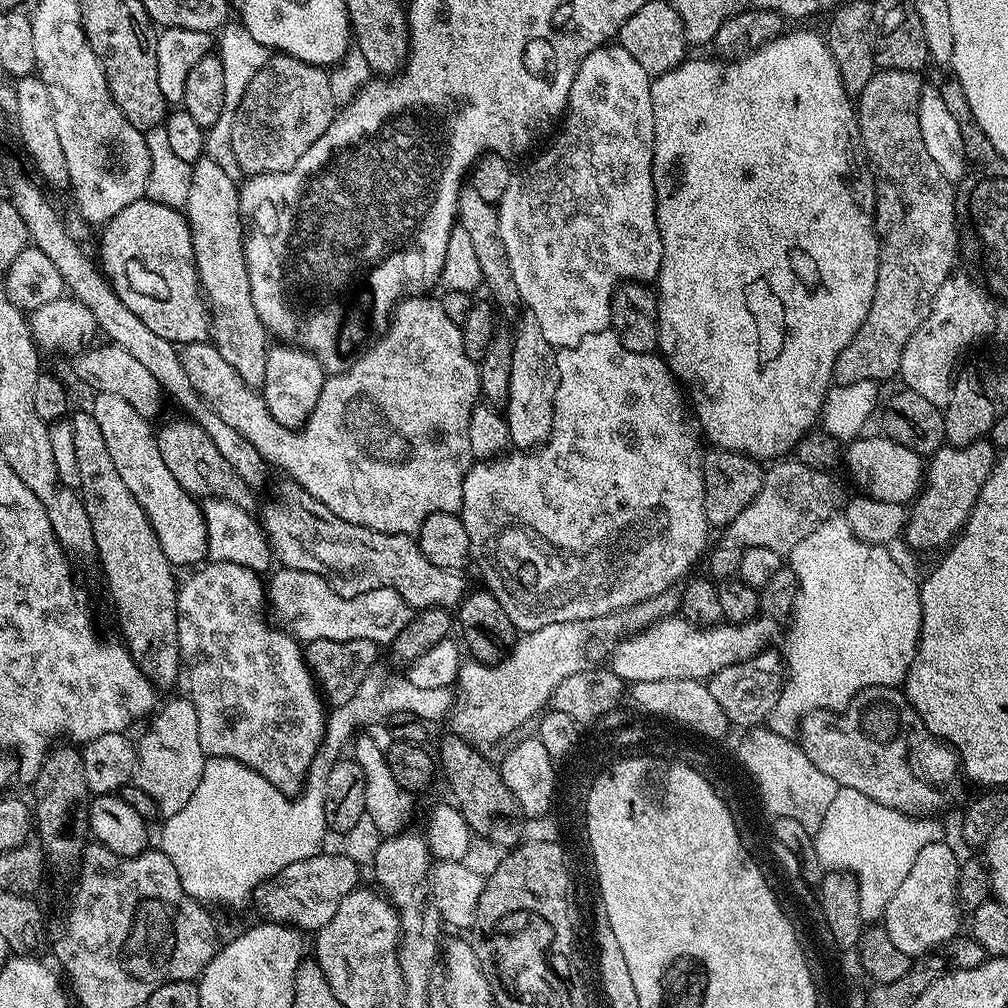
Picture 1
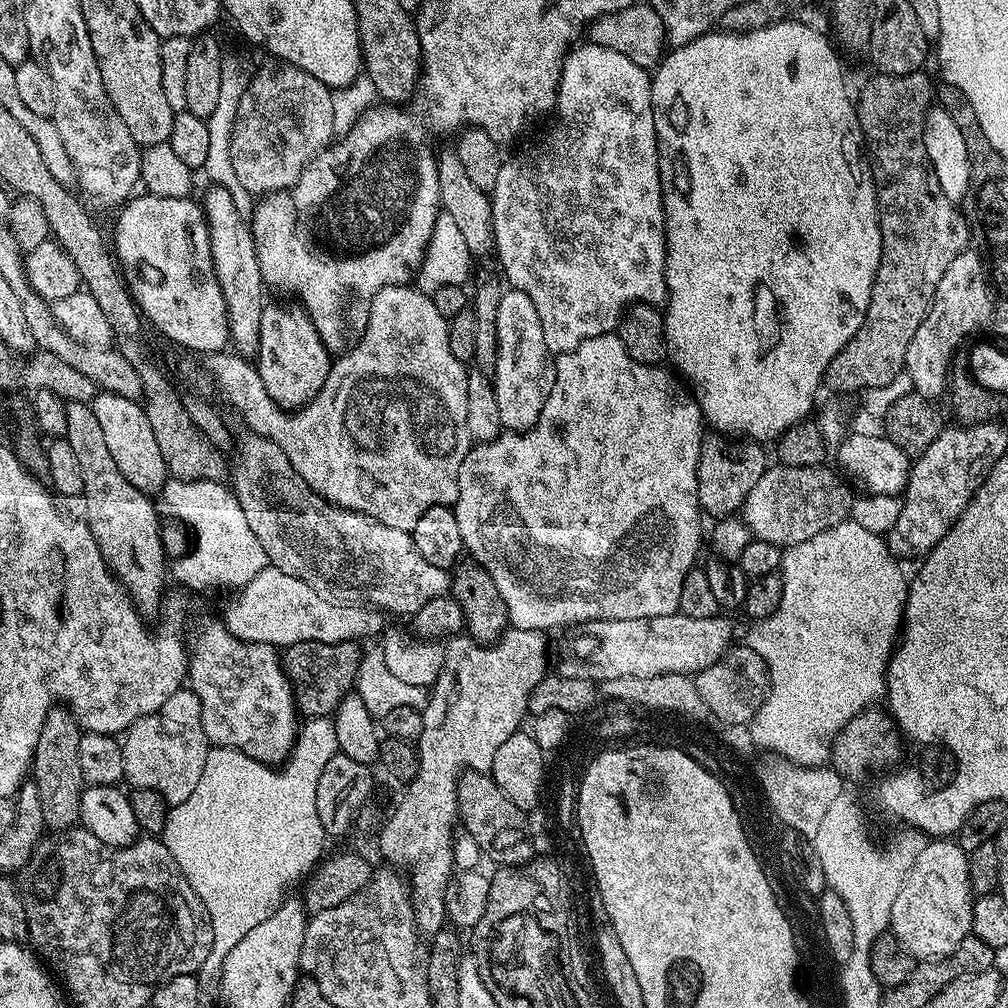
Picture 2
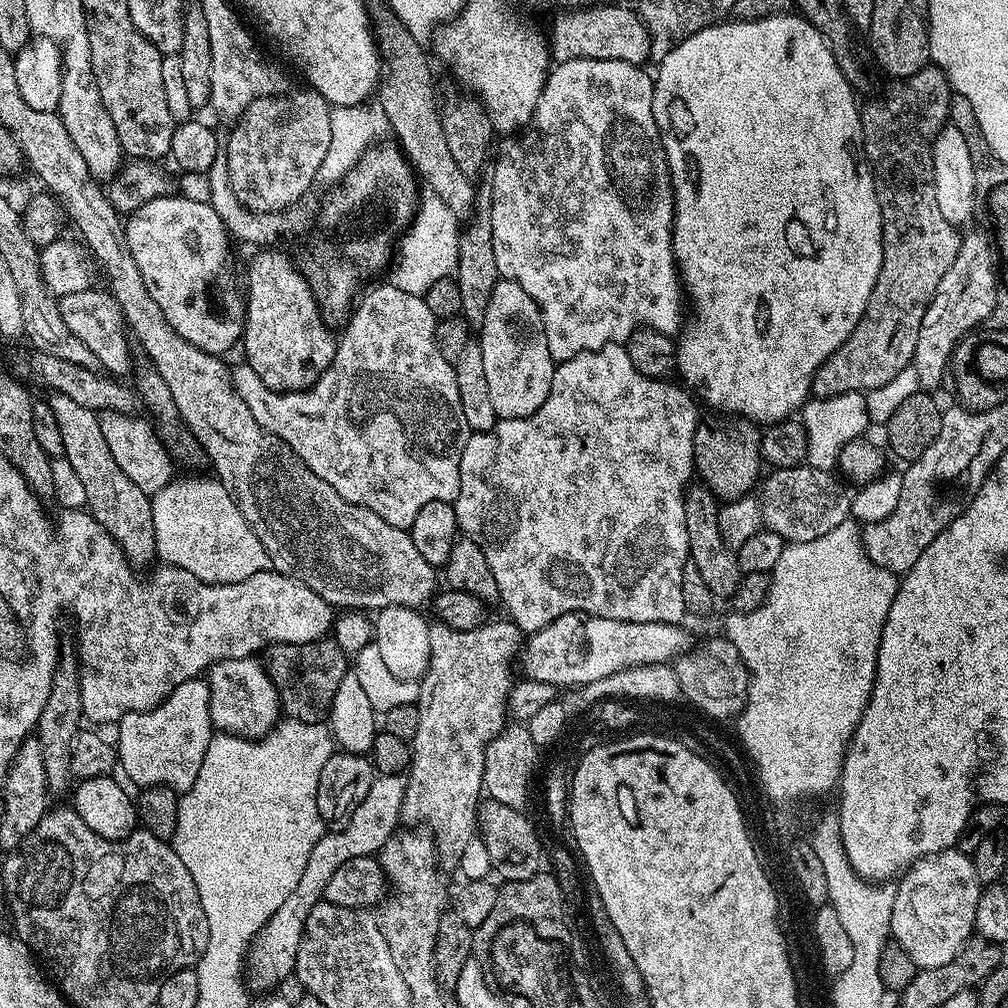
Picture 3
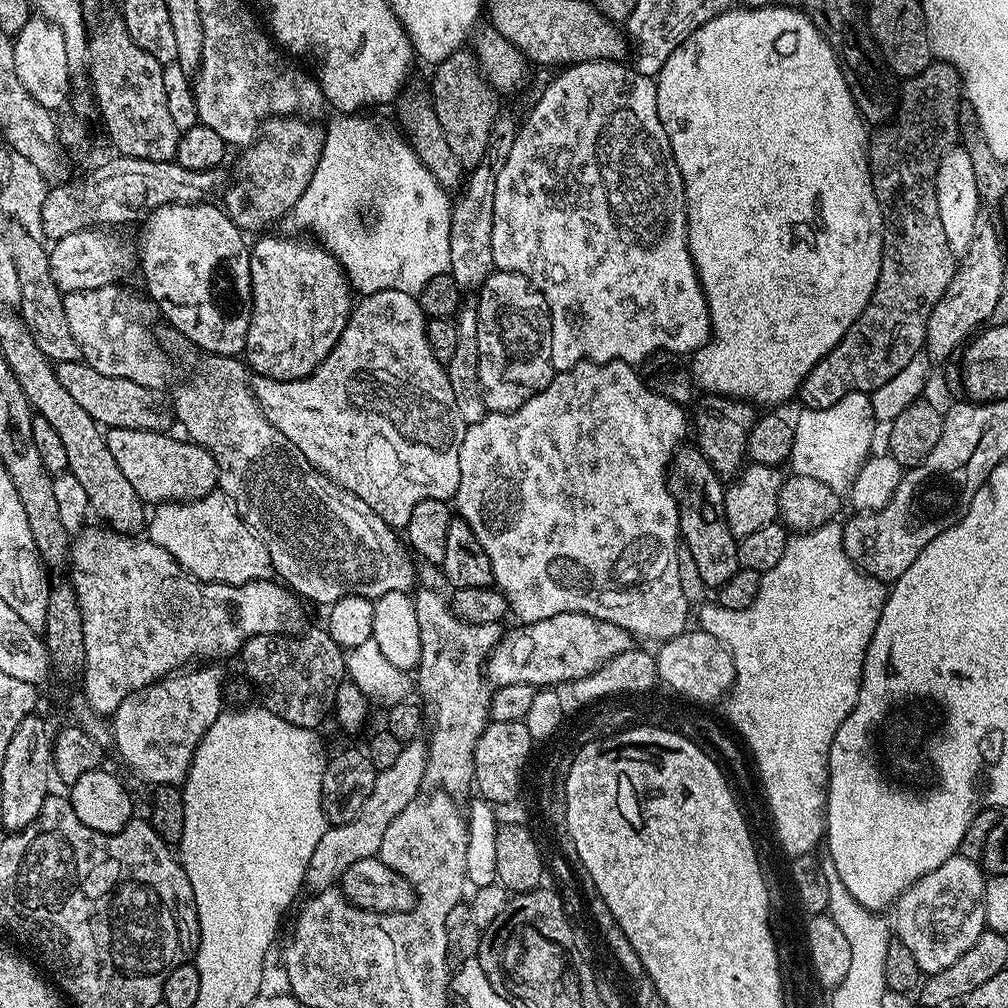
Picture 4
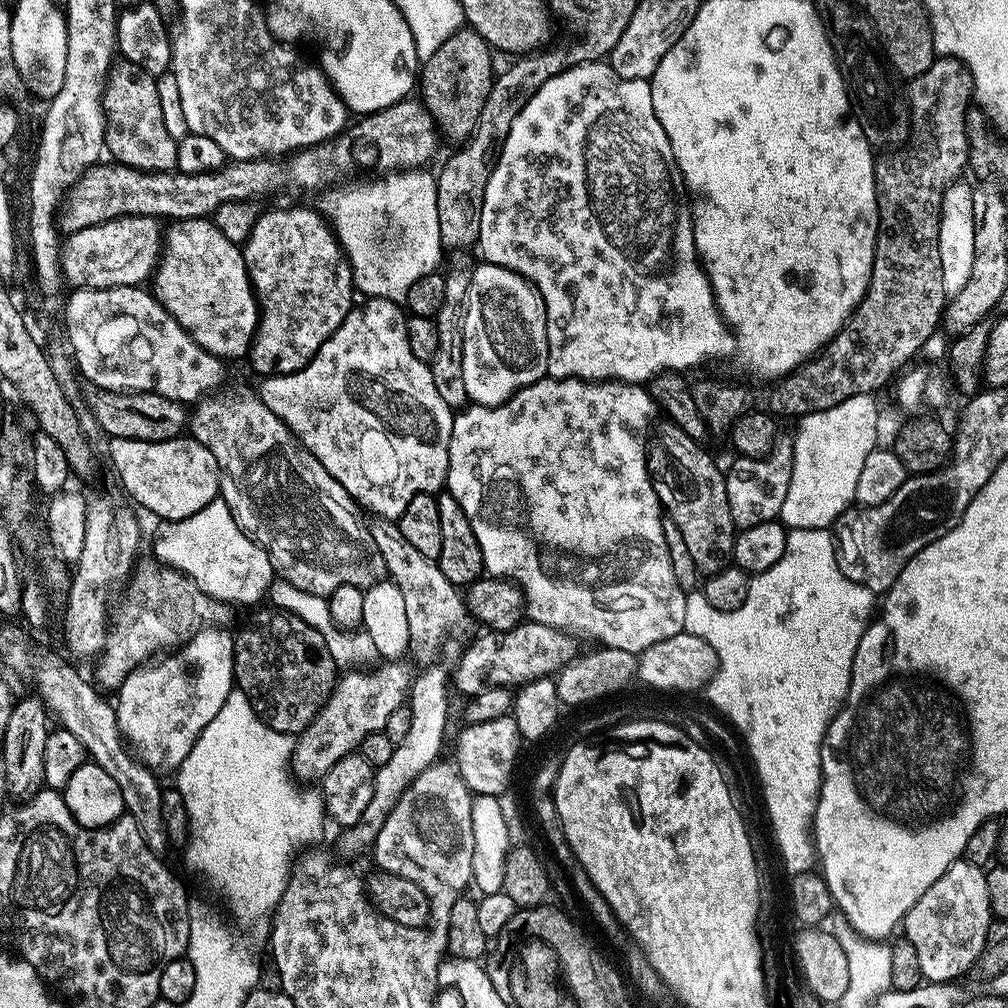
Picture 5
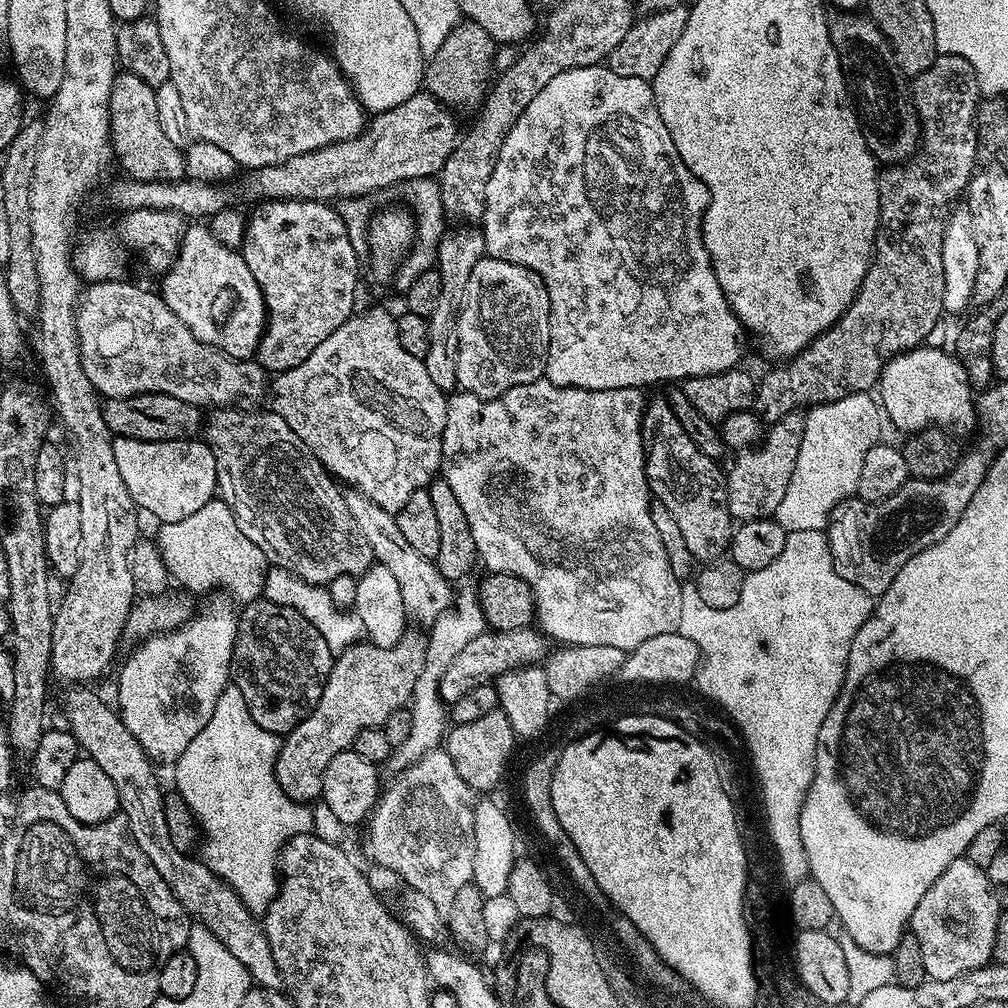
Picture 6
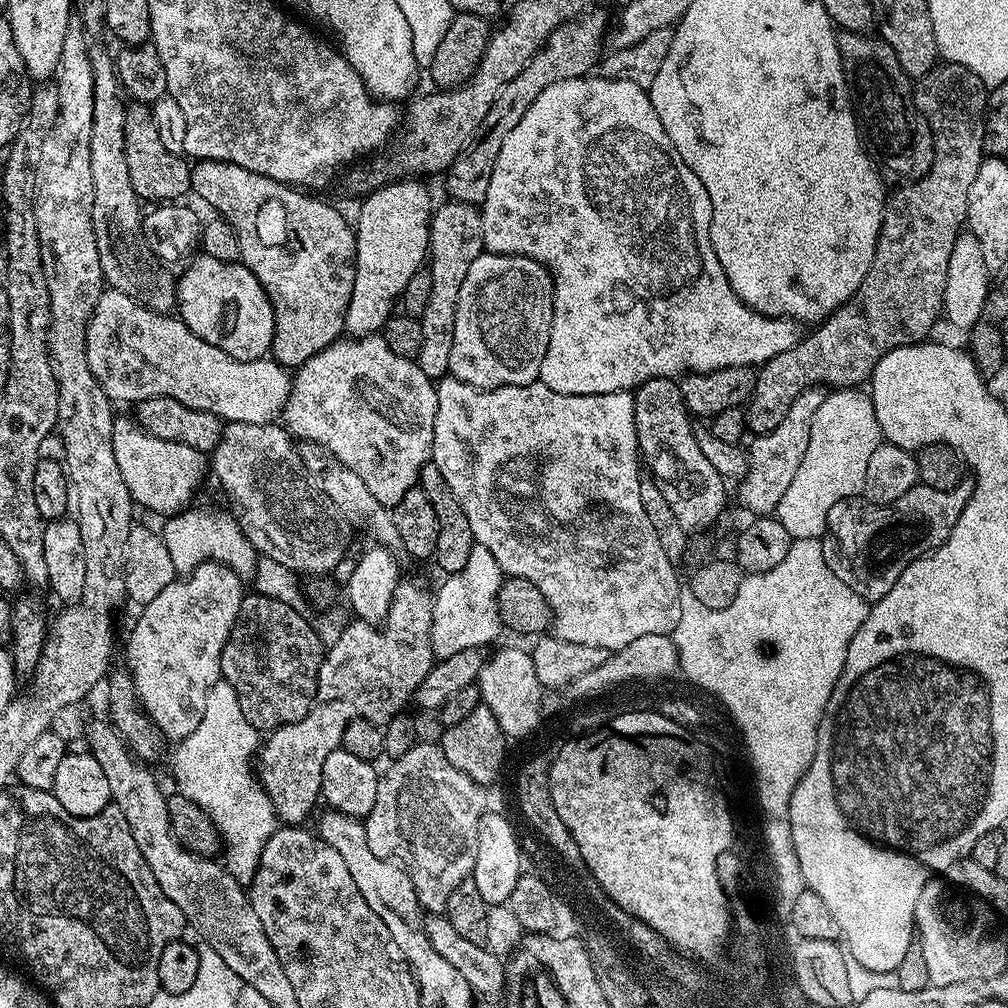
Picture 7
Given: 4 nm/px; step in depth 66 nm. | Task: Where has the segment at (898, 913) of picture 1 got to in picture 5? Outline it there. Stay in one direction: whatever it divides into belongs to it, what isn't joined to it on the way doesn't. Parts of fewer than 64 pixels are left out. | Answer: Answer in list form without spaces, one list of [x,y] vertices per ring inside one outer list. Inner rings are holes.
[[[963,858],[957,860],[904,916],[902,936],[918,953],[925,981],[934,984],[957,981],[958,976],[979,960],[986,946],[988,928],[994,922],[984,873],[981,865],[970,864]]]

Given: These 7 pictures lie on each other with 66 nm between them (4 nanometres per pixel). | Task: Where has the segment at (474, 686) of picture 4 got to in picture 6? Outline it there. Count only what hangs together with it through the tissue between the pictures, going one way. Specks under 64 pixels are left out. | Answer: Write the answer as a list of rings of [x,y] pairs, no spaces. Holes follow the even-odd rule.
[[[355,490],[345,491],[344,501],[358,530],[362,530],[375,563],[384,564],[386,570],[390,570],[390,574],[394,574],[394,579],[398,581],[398,590],[402,590],[402,602],[407,619],[431,626],[449,609],[454,596],[453,585],[437,570],[433,561],[422,558],[418,550],[414,550],[406,543],[406,538],[402,538],[402,530],[398,530],[398,522],[393,513],[382,510],[382,506],[378,506],[376,502]]]

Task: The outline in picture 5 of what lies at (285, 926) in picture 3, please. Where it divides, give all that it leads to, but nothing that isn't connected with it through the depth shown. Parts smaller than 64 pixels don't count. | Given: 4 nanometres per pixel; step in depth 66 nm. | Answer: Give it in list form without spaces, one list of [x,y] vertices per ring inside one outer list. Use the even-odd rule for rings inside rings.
[[[421,671],[416,680],[410,684],[410,707],[412,717],[410,718],[410,731],[406,733],[406,738],[401,744],[396,745],[394,754],[390,754],[390,762],[386,766],[375,769],[374,794],[370,794],[370,802],[366,805],[366,810],[362,810],[362,818],[354,822],[354,826],[343,829],[339,834],[340,841],[336,848],[345,856],[352,860],[355,856],[360,856],[364,851],[371,849],[378,838],[378,830],[386,822],[390,810],[402,798],[402,794],[428,768],[437,763],[440,756],[440,746],[444,742],[444,726],[448,720],[448,694],[450,694],[450,684],[440,684],[440,676],[436,672]]]

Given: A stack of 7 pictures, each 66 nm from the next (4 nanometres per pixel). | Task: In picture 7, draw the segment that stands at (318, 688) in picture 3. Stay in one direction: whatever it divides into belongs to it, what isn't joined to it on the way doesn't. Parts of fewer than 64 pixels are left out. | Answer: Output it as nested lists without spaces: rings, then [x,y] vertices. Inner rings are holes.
[[[245,595],[236,615],[236,625],[222,652],[223,683],[234,686],[246,722],[261,734],[306,718],[316,703],[318,674],[326,655],[326,644],[321,633],[312,629],[311,622],[299,610],[278,598]]]

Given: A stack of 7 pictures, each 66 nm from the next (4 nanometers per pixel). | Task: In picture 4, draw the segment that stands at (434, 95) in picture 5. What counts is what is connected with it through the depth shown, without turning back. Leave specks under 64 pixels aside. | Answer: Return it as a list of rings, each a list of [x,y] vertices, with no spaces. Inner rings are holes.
[[[464,51],[451,52],[444,61],[435,65],[430,95],[432,109],[434,114],[438,114],[438,123],[442,126],[442,134],[446,134],[450,151],[465,170],[471,170],[489,153],[492,121],[498,115],[498,96],[492,85],[484,79],[475,55],[471,51]]]

